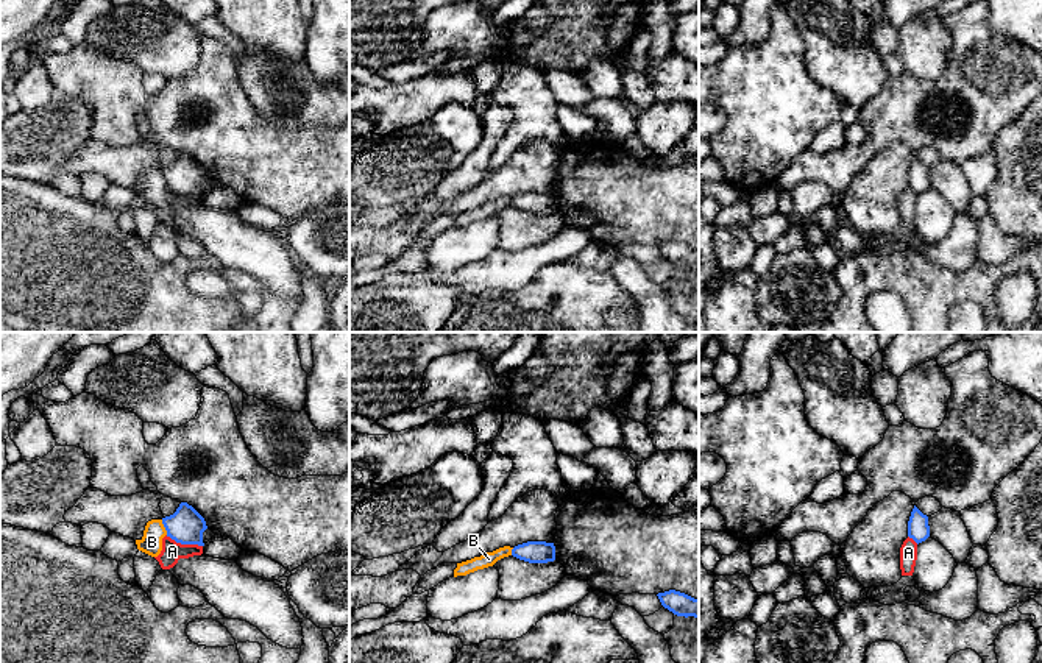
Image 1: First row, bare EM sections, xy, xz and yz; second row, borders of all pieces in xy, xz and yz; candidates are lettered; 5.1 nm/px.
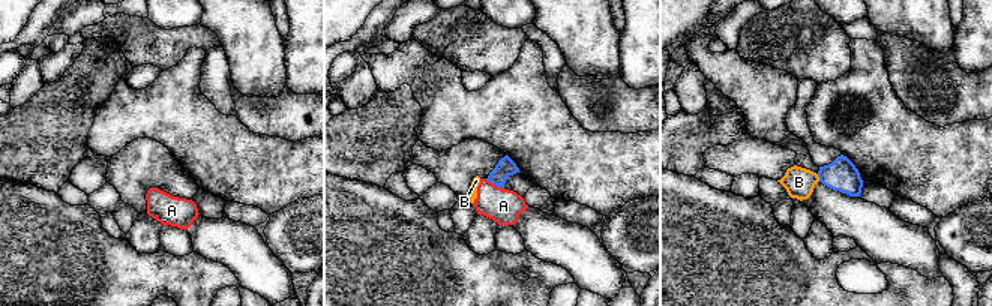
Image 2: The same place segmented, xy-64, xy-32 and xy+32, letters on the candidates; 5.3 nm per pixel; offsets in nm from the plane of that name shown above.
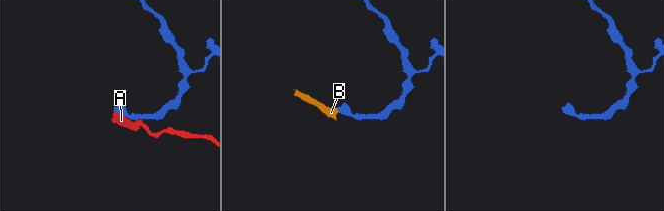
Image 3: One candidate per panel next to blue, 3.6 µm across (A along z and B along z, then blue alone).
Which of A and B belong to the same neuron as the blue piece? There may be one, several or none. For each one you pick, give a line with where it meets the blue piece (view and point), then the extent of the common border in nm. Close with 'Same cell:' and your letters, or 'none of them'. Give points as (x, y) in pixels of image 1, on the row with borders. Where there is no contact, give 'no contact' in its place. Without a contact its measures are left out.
Same cell: none of them

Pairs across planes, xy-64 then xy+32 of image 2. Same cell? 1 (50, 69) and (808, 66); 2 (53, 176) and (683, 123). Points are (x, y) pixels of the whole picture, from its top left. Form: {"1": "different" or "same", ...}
{"1": "different", "2": "same"}

